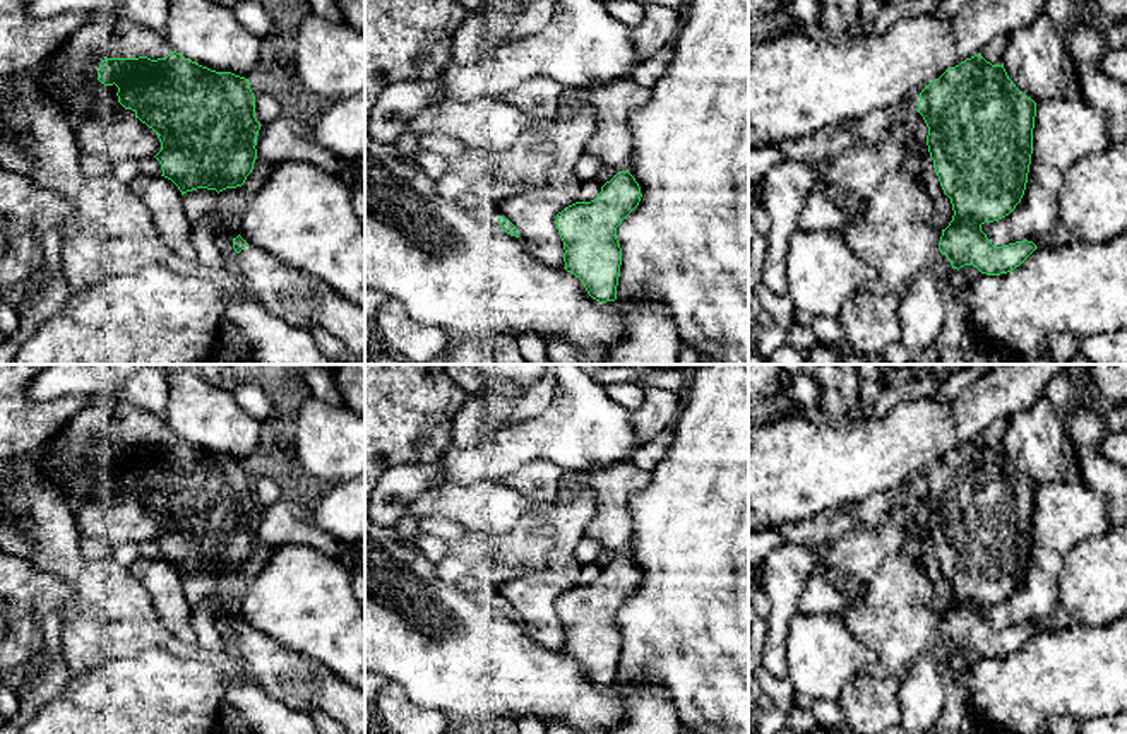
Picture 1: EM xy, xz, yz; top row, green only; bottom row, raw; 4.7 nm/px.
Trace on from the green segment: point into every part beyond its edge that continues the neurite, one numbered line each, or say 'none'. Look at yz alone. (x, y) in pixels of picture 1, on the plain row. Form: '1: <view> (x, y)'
none

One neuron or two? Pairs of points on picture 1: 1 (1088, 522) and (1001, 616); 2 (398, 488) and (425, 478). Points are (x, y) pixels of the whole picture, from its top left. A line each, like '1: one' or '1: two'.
1: one
2: one

